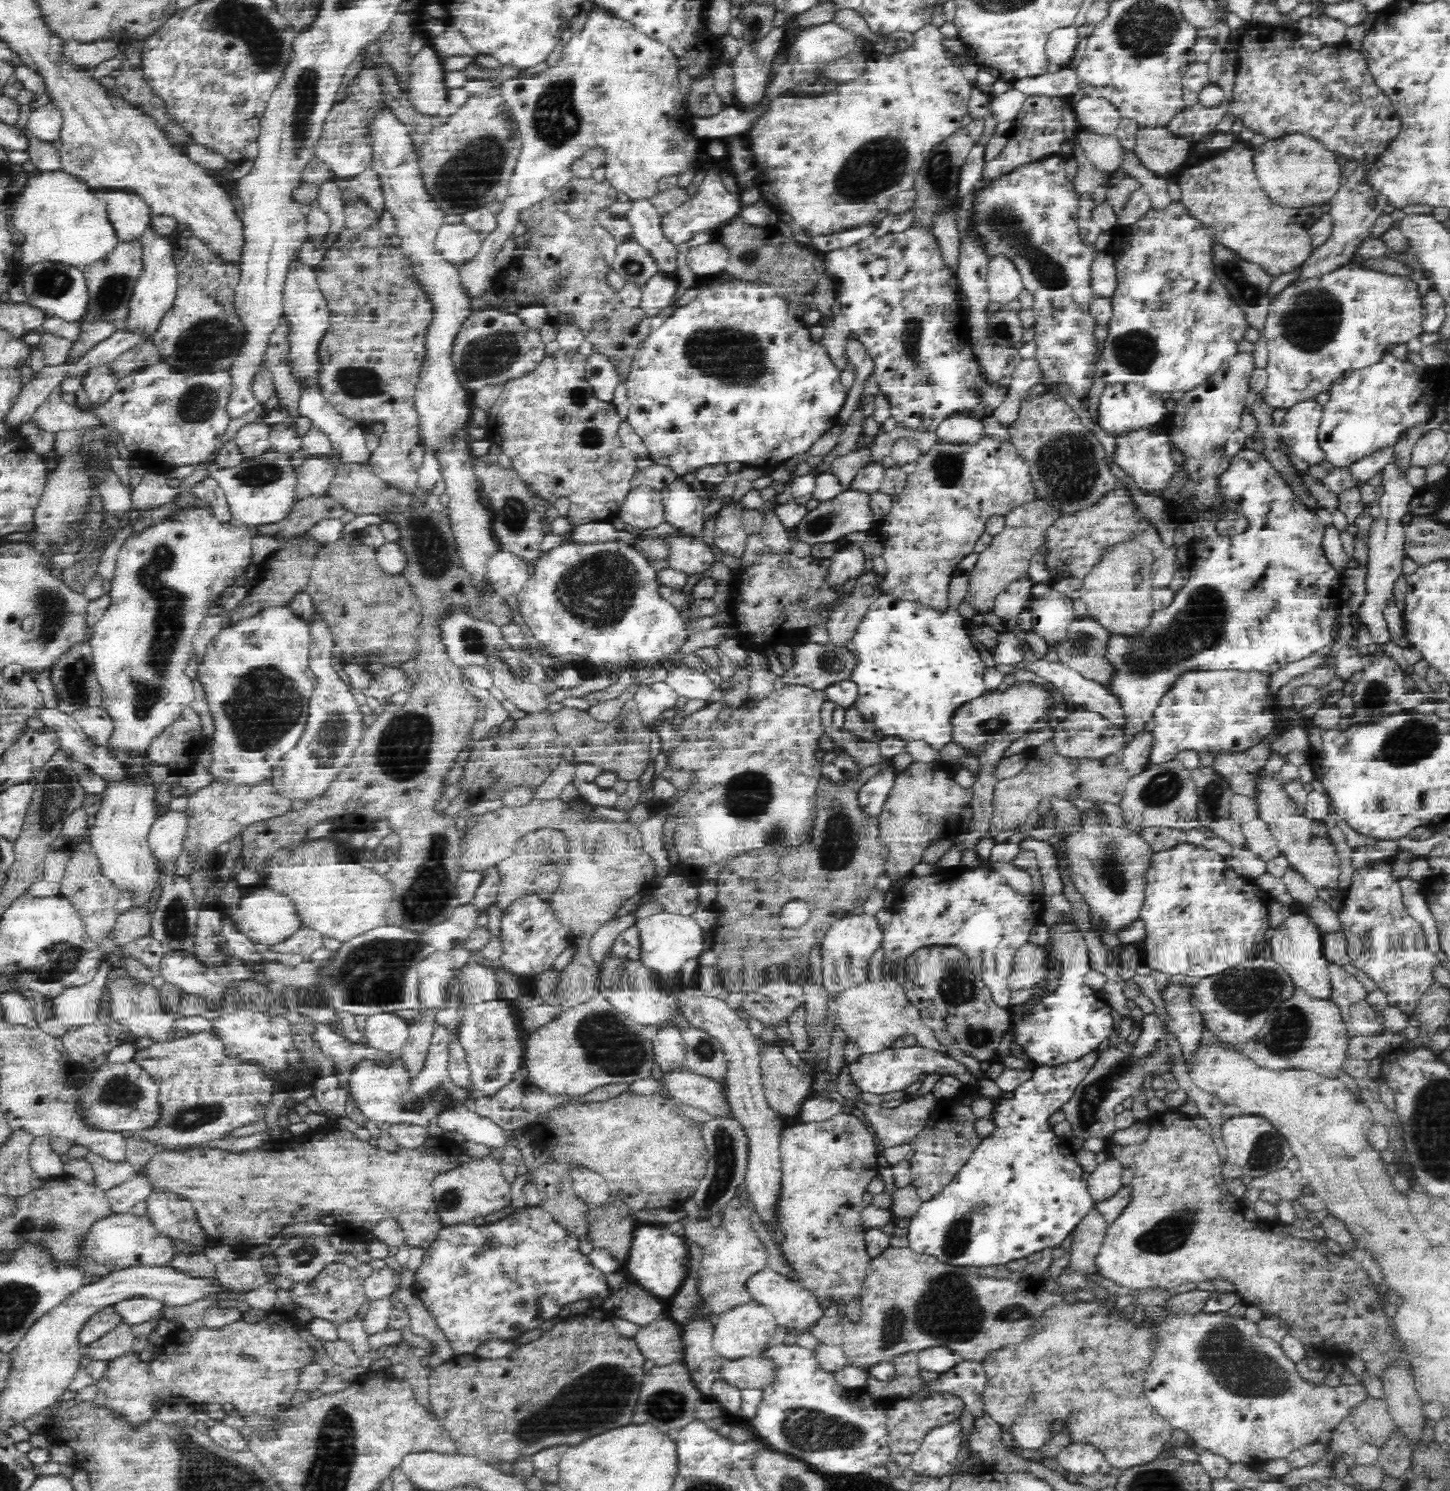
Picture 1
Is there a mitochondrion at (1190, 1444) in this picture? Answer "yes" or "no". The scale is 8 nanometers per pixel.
no

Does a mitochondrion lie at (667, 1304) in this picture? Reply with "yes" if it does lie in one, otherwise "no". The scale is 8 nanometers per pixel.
no

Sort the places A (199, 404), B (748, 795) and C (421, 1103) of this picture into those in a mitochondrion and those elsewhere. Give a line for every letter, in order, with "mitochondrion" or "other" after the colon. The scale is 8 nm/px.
A: mitochondrion
B: mitochondrion
C: mitochondrion

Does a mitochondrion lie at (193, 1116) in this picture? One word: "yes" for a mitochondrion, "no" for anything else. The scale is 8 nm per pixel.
yes

